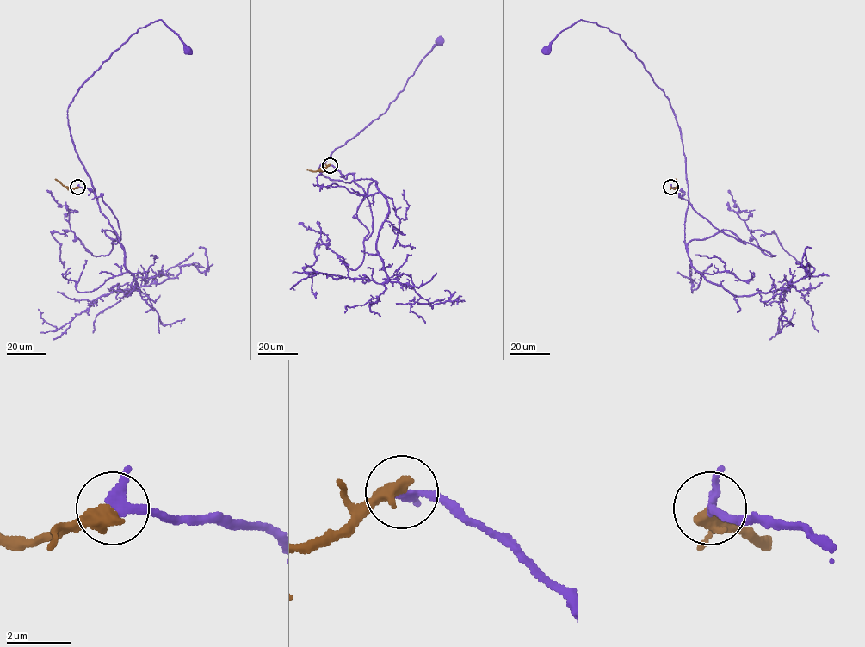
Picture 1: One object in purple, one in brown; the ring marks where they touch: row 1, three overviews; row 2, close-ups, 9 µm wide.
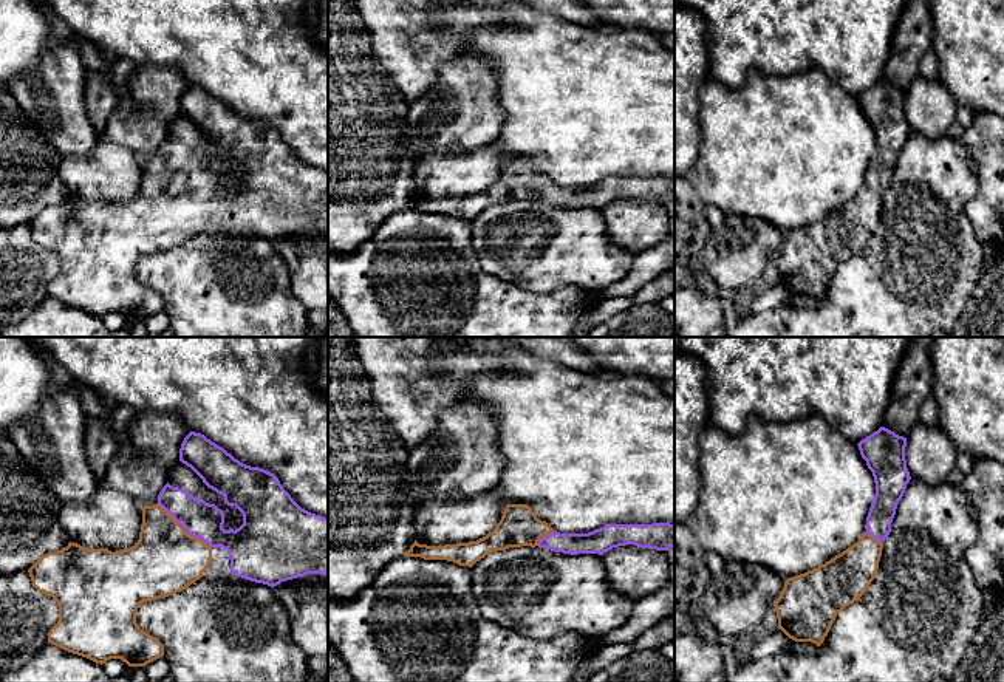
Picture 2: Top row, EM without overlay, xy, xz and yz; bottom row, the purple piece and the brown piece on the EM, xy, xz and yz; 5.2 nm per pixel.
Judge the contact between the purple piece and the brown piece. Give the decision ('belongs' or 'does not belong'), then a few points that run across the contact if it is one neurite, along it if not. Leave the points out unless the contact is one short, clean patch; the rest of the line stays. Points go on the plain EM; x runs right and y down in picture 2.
belongs

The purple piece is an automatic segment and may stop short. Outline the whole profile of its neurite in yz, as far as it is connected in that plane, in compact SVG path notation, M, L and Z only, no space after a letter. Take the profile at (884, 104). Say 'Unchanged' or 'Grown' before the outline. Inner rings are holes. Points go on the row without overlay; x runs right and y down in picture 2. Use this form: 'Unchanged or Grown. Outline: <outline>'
Grown. Outline: M880 80L857 99L876 136L866 186L825 218L786 234L773 260L778 283L795 295L820 300L837 268L866 246L879 223L897 158L911 133L905 113L907 91Z

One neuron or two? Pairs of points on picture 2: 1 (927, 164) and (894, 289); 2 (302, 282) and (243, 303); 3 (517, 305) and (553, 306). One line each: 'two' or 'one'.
1: one
2: two
3: one

